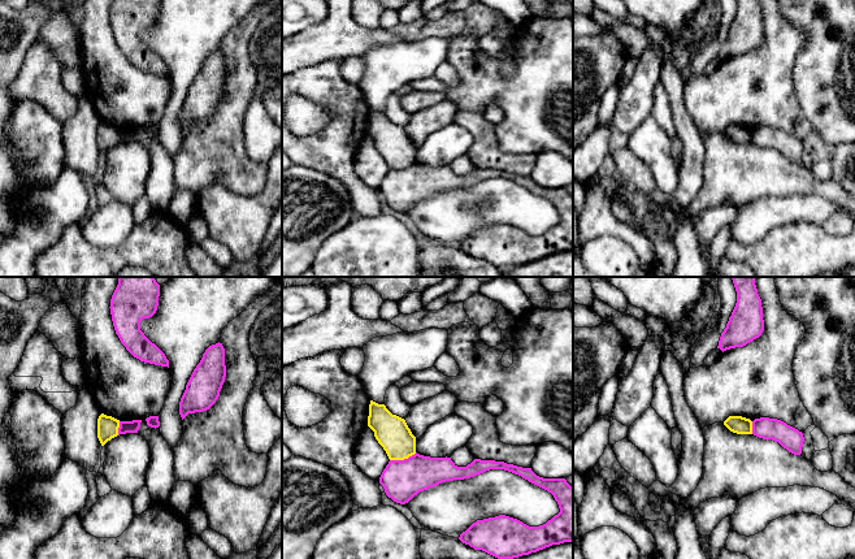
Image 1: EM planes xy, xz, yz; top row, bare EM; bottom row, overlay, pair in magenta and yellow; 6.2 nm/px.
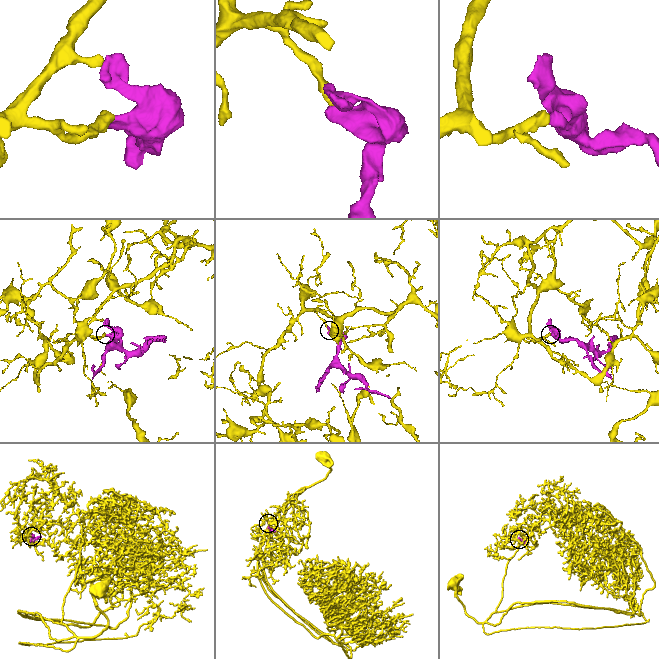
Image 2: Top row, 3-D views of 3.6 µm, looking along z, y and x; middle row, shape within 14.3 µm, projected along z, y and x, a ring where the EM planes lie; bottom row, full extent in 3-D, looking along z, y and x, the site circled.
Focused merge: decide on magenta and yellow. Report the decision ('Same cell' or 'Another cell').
Another cell

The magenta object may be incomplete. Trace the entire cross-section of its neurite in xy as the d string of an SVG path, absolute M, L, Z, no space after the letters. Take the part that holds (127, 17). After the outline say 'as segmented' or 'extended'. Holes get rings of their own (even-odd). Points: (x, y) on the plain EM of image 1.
M114 0L109 17L116 43L127 60L140 70L169 77L165 62L140 39L140 30L156 22L159 5L160 0Z | as segmented

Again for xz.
M416 161L404 169L390 169L379 192L389 207L405 213L429 196L446 190L470 187L490 178L512 181L547 199L557 211L560 221L539 235L529 235L505 224L477 229L460 243L463 252L502 269L573 251L573 196L565 187L543 187L531 177L481 168L474 168L466 176L457 176L451 166L430 166Z | as segmented

